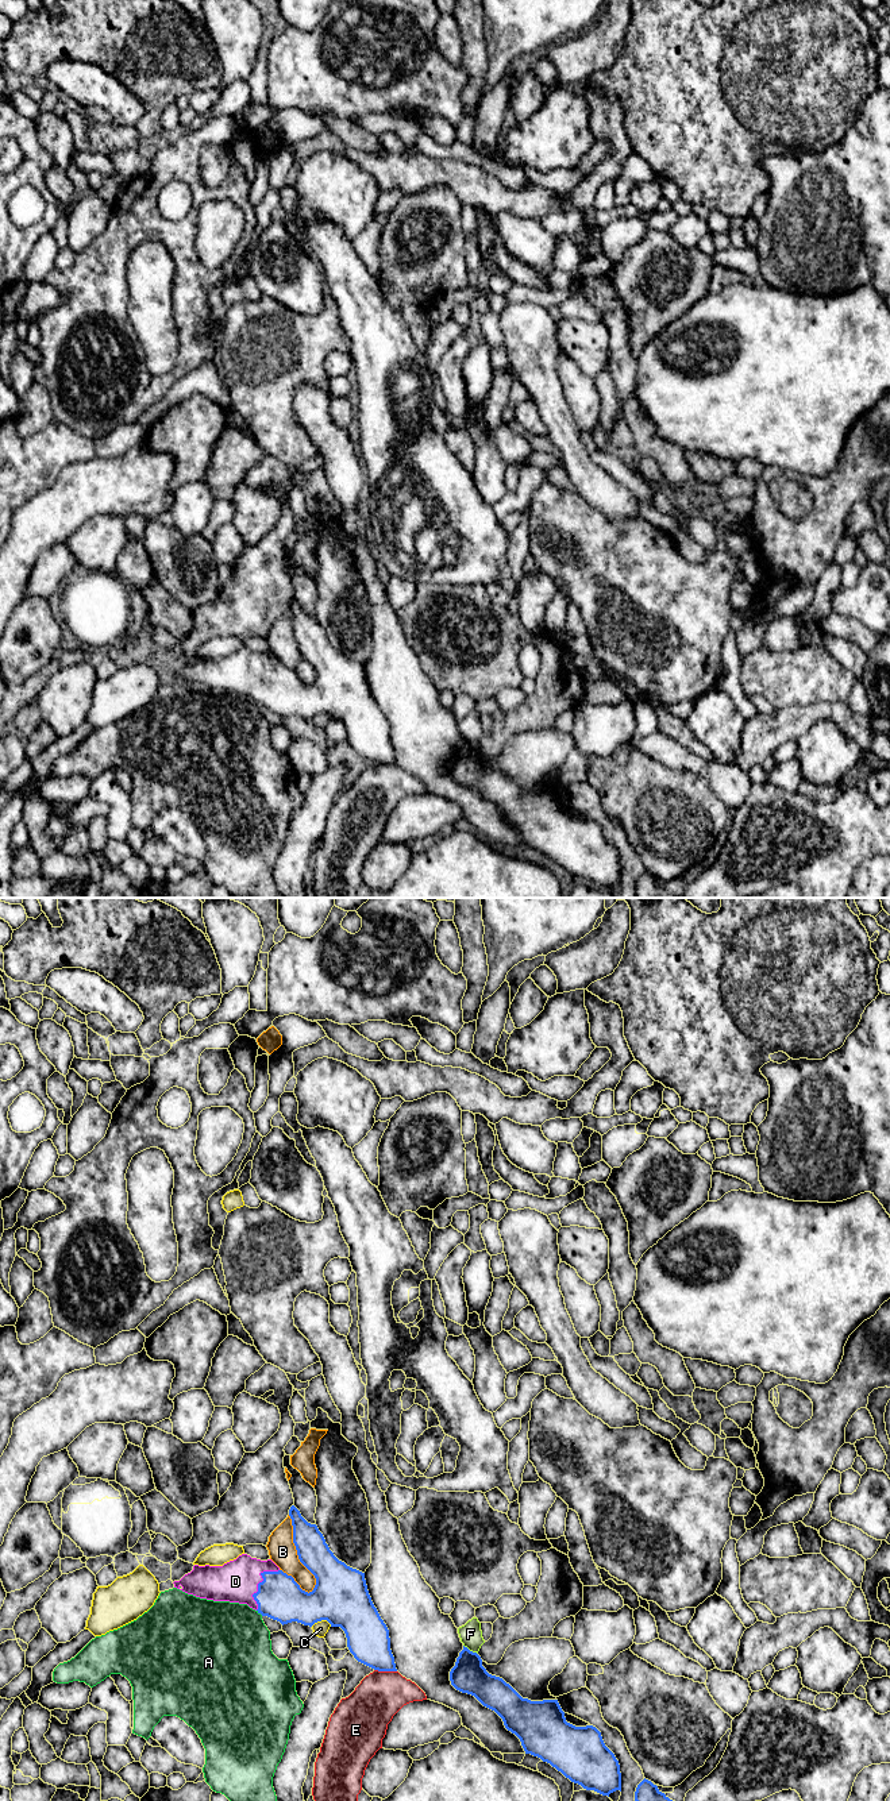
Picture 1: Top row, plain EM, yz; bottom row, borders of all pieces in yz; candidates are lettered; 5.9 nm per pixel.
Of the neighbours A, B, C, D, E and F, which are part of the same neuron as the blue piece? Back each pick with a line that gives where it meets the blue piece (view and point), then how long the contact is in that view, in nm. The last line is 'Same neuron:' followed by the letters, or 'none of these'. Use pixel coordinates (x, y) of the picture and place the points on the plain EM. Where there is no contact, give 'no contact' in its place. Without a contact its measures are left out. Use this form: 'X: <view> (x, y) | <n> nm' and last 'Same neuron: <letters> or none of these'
D: yz (258, 677) | 280 nm
Same neuron: D

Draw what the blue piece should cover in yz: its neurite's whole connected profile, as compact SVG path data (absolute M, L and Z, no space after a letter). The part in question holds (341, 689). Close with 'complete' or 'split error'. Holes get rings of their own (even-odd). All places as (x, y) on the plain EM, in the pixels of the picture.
M294 598L290 599L289 609L298 652L316 671L312 684L303 683L294 671L284 666L271 652L261 653L247 647L223 659L194 657L190 666L173 675L174 680L200 691L247 697L282 718L297 714L312 720L317 714L327 713L331 720L340 720L344 724L347 740L358 755L378 764L397 764L389 722L371 694L365 666L339 653L317 618L308 616Z; split error

